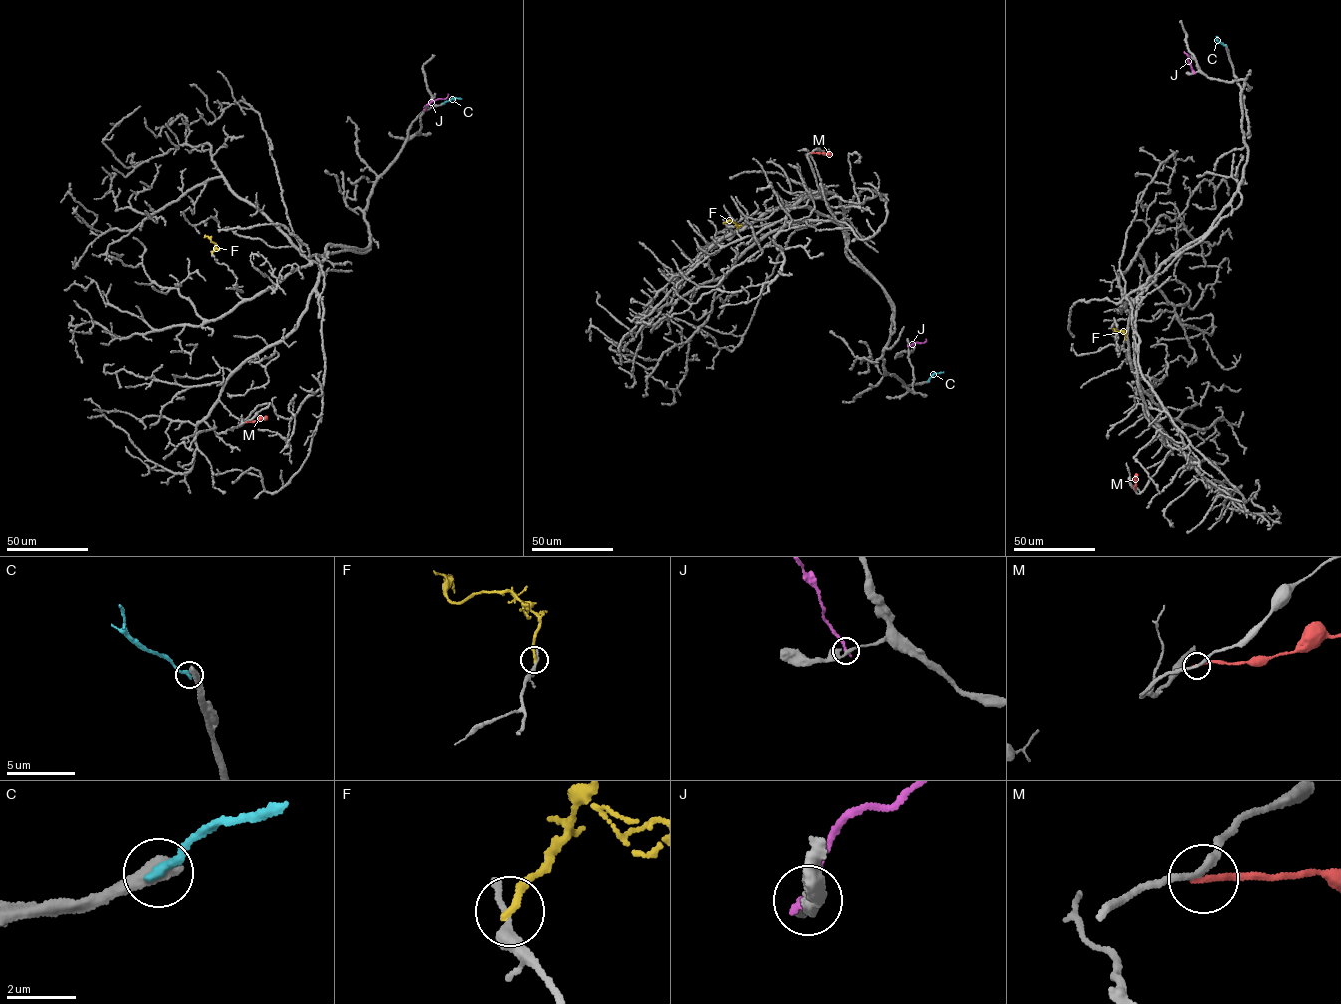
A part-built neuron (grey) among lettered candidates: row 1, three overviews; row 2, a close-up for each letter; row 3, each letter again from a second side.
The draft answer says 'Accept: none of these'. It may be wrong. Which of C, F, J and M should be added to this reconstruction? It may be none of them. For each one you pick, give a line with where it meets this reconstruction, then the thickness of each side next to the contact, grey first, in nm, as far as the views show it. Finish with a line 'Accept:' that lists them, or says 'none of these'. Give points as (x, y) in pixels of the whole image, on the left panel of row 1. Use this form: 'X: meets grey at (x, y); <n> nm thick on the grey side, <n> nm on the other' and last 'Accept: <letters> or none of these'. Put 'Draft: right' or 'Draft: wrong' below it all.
Accept: none of these
Draft: right

